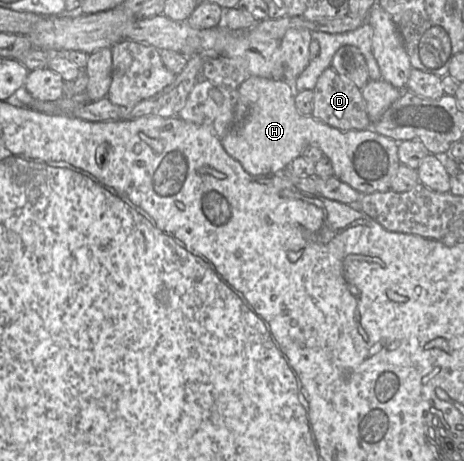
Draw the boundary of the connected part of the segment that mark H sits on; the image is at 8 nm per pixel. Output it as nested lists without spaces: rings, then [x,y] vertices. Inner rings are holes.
[[[249,76],[237,88],[236,122],[221,139],[226,152],[237,160],[252,175],[279,173],[298,156],[302,156],[308,145],[317,146],[332,163],[334,174],[342,182],[362,194],[390,190],[391,180],[401,162],[398,158],[398,142],[381,135],[372,128],[341,130],[332,127],[312,115],[302,115],[295,106],[295,90],[291,82],[259,76]]]

